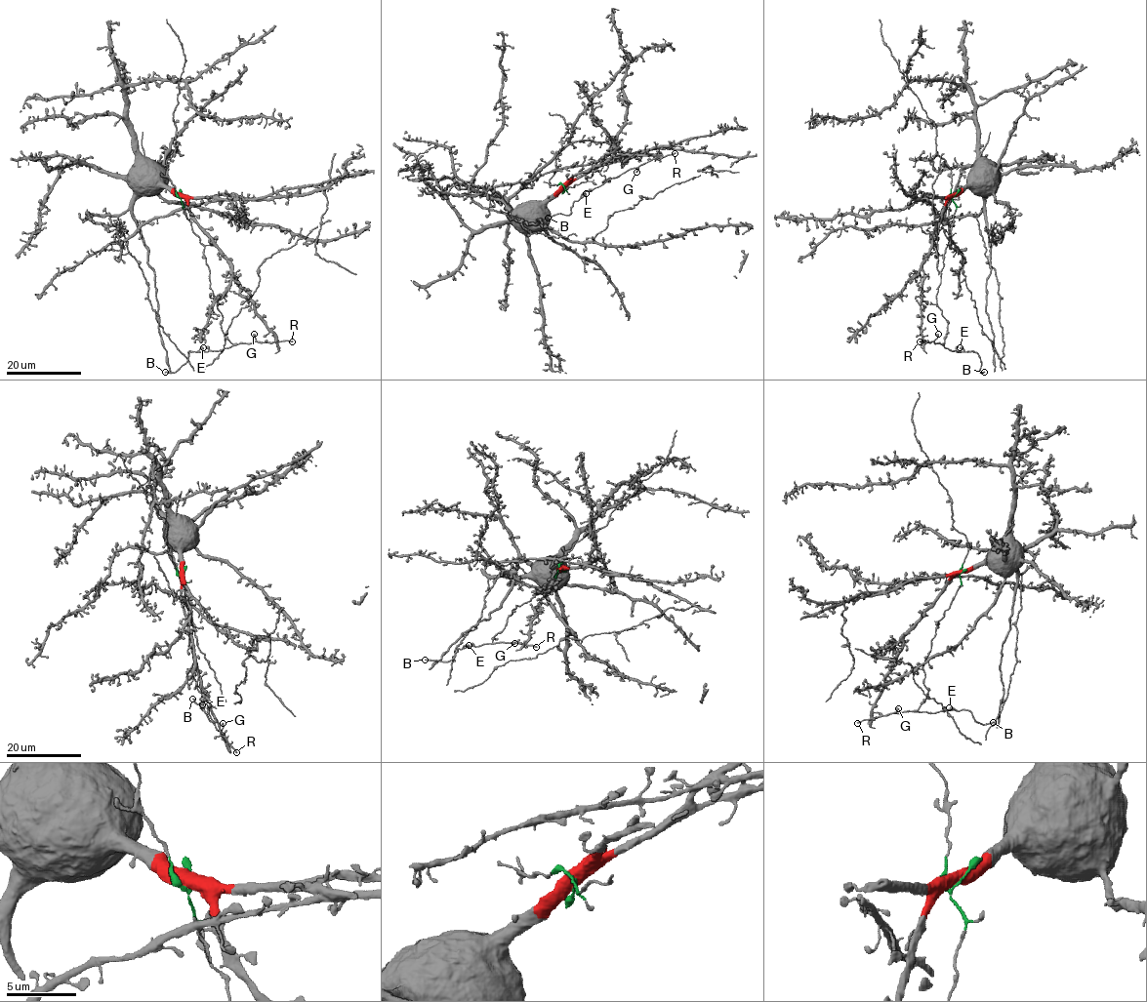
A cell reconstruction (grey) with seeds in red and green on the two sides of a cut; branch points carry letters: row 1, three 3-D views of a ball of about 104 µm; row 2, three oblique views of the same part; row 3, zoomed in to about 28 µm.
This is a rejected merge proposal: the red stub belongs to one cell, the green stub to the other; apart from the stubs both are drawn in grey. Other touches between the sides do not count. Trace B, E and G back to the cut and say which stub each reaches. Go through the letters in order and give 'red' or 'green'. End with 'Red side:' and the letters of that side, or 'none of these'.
B: green
E: green
G: green
Red side: none of these

